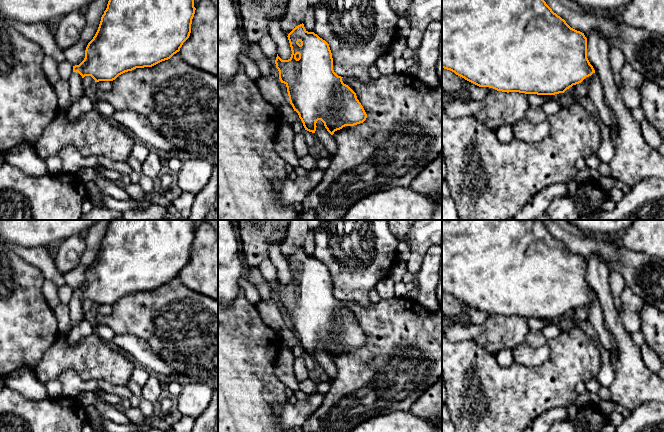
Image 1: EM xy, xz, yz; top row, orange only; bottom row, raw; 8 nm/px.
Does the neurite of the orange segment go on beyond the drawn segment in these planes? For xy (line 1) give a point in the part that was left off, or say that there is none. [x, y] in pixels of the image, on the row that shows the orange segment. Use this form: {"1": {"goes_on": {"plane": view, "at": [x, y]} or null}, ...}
{"1": {"goes_on": {"plane": "xy", "at": [76, 89]}}}

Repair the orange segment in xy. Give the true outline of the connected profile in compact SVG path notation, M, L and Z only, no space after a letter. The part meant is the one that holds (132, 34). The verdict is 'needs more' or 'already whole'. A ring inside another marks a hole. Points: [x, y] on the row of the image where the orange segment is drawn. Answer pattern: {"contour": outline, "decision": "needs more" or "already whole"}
{"contour": "M109 0L98 30L86 47L84 60L73 66L73 73L68 81L72 103L79 102L85 95L82 86L85 76L91 76L95 82L113 81L125 72L152 67L170 59L189 38L195 10L194 0Z", "decision": "needs more"}

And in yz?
{"contour": "M442 0L442 68L479 86L502 92L537 95L564 93L573 85L588 84L587 96L612 134L617 125L604 89L587 58L587 38L571 28L544 0Z", "decision": "needs more"}

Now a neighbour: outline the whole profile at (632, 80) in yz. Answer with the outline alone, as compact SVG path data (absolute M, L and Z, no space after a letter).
M628 62L623 64L620 75L622 78L621 99L629 109L640 108L641 87L645 80L644 76Z

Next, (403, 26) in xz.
M399 18L397 23L397 34L407 38L411 32L410 23L407 18Z

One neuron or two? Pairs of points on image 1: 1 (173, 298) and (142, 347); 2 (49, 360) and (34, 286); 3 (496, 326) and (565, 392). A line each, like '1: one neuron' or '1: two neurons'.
1: two neurons
2: two neurons
3: two neurons

